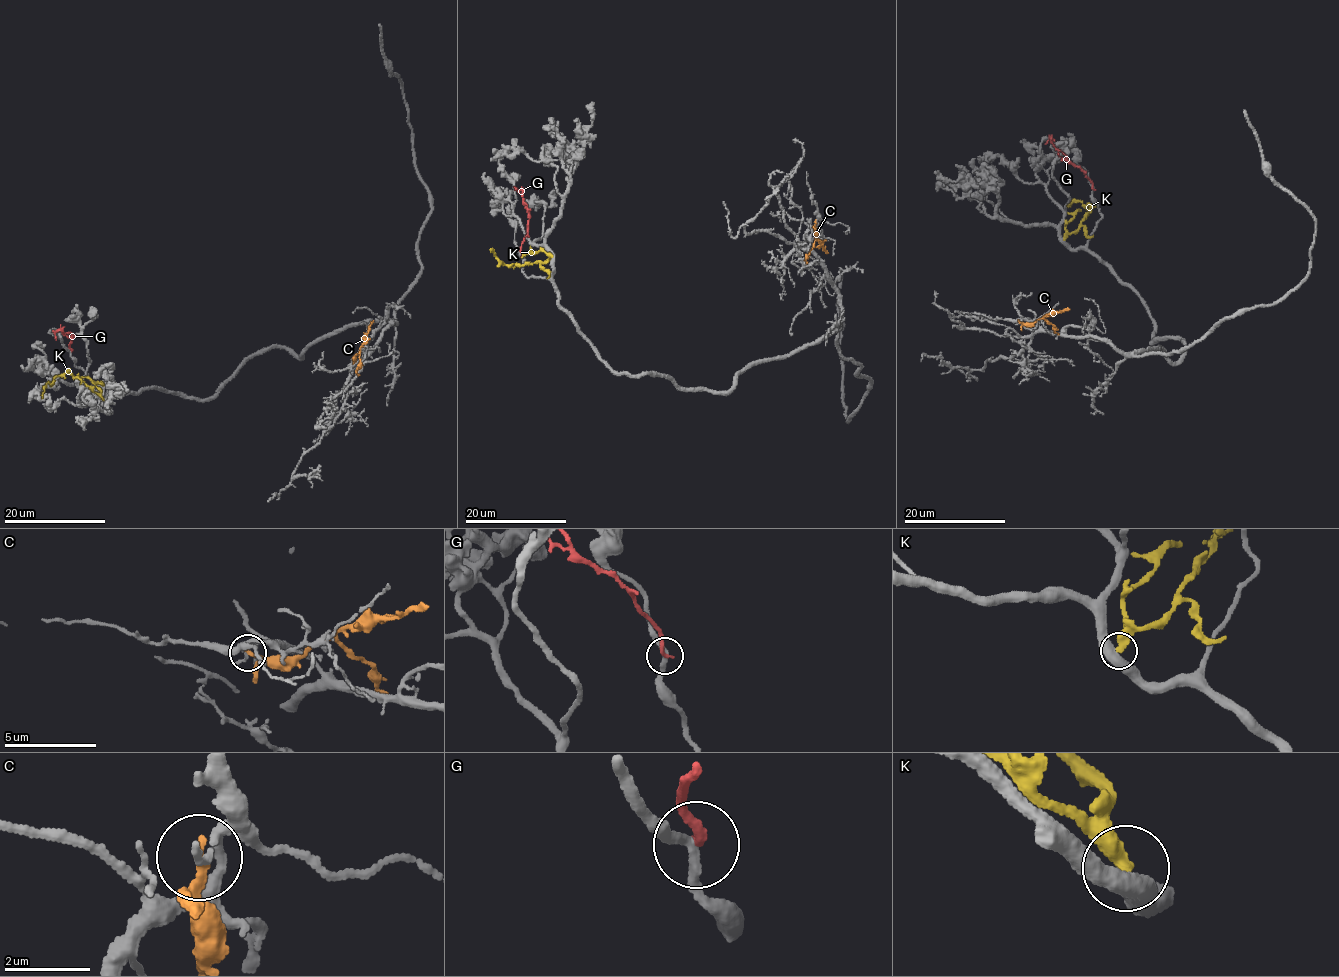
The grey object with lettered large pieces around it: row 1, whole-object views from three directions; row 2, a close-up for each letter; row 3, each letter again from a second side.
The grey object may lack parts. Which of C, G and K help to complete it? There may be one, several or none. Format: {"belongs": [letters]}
{"belongs": []}

